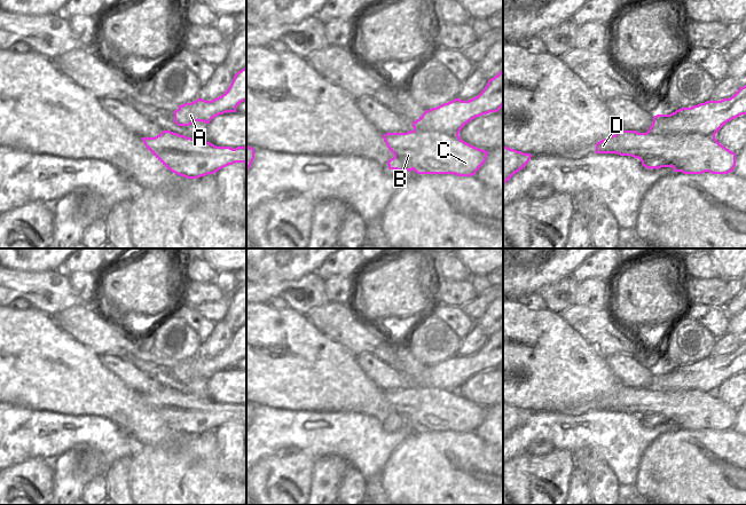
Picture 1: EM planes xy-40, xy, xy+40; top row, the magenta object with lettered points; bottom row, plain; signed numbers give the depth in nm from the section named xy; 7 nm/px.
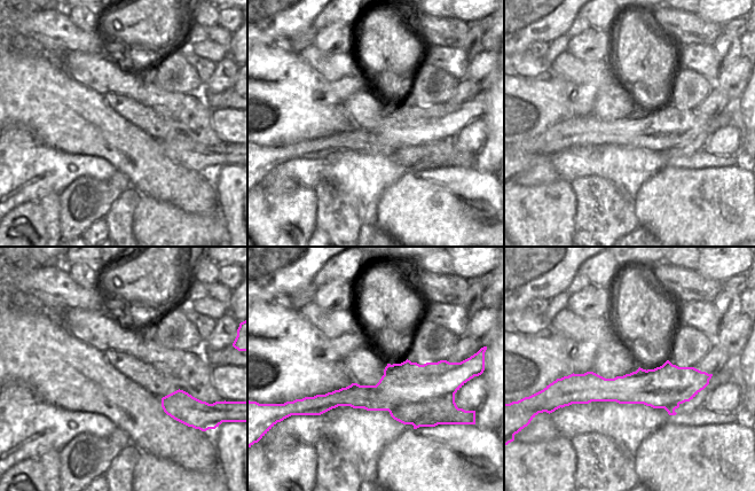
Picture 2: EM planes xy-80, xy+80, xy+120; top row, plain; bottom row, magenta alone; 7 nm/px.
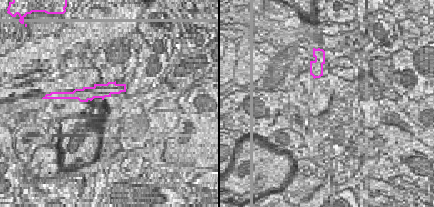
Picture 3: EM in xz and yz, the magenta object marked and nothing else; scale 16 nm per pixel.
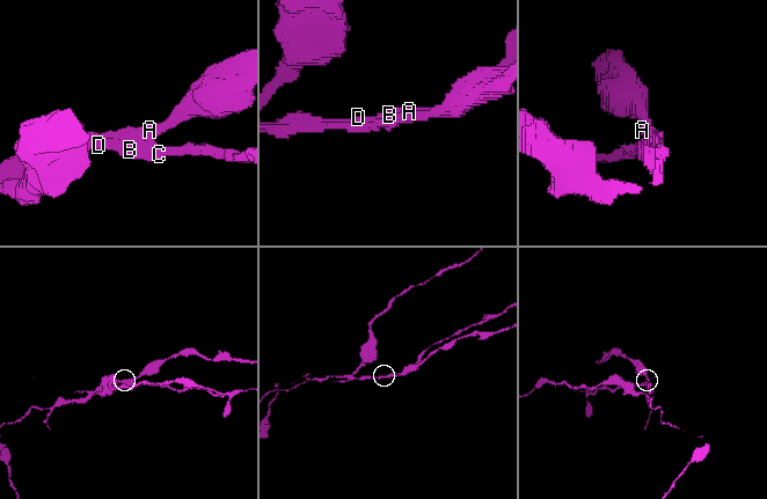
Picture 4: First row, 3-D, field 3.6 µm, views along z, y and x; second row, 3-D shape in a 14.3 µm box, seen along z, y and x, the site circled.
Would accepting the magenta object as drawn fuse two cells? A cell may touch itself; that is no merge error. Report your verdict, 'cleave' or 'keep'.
cleave

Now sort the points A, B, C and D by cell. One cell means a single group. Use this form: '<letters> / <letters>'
A / B C D

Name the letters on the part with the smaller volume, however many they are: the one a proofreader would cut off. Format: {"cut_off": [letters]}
{"cut_off": ["B", "C", "D"]}

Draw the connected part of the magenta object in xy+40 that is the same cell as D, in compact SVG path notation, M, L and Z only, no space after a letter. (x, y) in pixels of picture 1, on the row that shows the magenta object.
M618 131L596 143L596 153L618 153L638 158L649 169L673 167L684 174L728 174L736 166L736 153L723 147L715 135L684 133L654 135Z

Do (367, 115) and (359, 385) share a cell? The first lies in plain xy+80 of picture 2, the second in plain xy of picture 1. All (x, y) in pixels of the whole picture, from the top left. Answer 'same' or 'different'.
different

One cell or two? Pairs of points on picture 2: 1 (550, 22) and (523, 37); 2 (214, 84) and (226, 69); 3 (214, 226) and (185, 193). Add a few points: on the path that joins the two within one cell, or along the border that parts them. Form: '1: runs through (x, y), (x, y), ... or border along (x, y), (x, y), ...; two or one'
1: runs through (543, 22), (537, 22), (529, 30); one
2: runs through (218, 80), (225, 72); one
3: border along (179, 209), (199, 215), (210, 215), (218, 211); two

